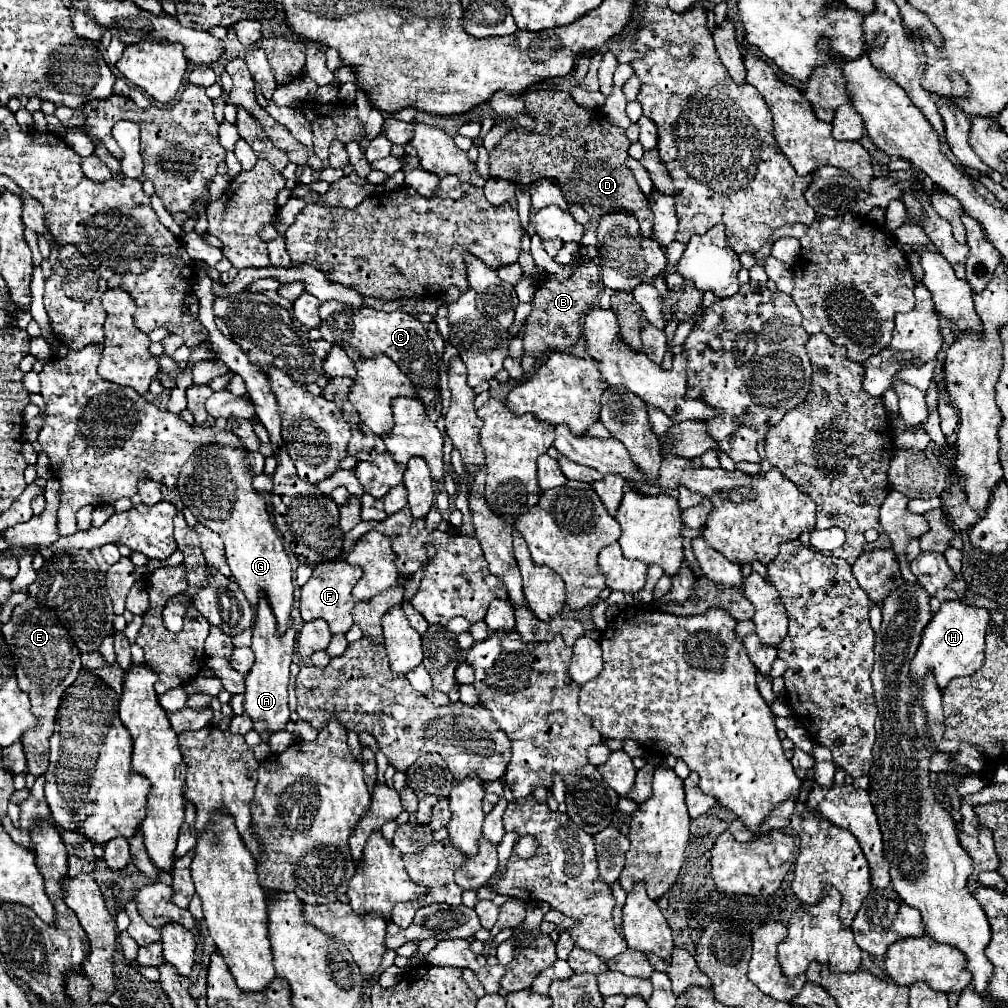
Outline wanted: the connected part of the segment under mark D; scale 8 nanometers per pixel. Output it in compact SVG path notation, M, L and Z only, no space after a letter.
M527 90L525 106L535 116L537 128L517 130L517 126L511 126L489 152L489 176L515 182L515 186L549 178L561 186L569 204L585 208L593 218L615 210L629 210L639 220L641 234L651 236L653 214L647 196L625 166L625 158L629 156L625 130L595 114L595 110L577 106L565 90Z

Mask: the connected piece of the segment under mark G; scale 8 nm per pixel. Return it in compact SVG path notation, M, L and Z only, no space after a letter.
M227 450L227 454L223 454L223 462L227 462L227 470L231 470L231 486L235 486L235 490L231 490L231 498L235 498L235 502L231 502L231 510L227 510L227 522L211 522L211 530L221 536L231 574L239 584L241 592L247 596L249 604L257 608L259 592L265 592L275 612L277 626L281 632L285 632L287 620L291 616L291 606L293 606L291 562L279 534L271 524L271 516L267 512L267 504L263 496L255 492L251 486L253 476L245 456L247 456L245 450Z

